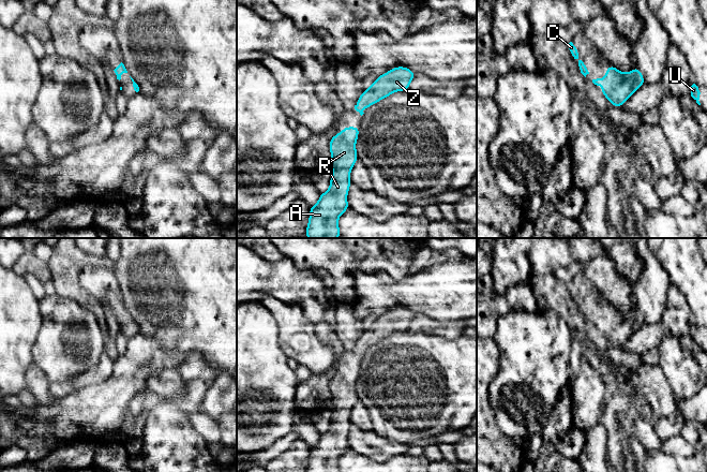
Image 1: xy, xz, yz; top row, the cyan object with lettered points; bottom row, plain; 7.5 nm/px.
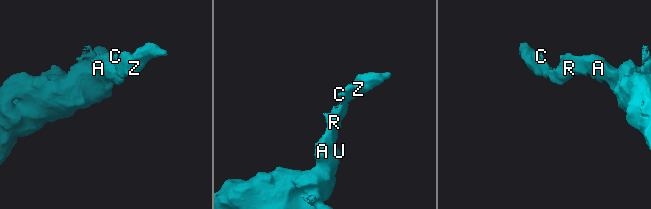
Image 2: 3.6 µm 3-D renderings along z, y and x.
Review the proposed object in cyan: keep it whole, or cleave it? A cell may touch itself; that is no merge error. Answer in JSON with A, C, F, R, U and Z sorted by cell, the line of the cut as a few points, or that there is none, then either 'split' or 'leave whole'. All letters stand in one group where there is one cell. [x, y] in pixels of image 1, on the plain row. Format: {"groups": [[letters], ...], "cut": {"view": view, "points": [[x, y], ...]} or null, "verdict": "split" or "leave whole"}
{"groups": [["A", "C", "F", "R", "U", "Z"]], "cut": null, "verdict": "leave whole"}

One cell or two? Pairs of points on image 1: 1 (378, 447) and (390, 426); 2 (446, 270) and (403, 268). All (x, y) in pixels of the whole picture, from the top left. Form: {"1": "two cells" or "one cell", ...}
{"1": "two cells", "2": "two cells"}

